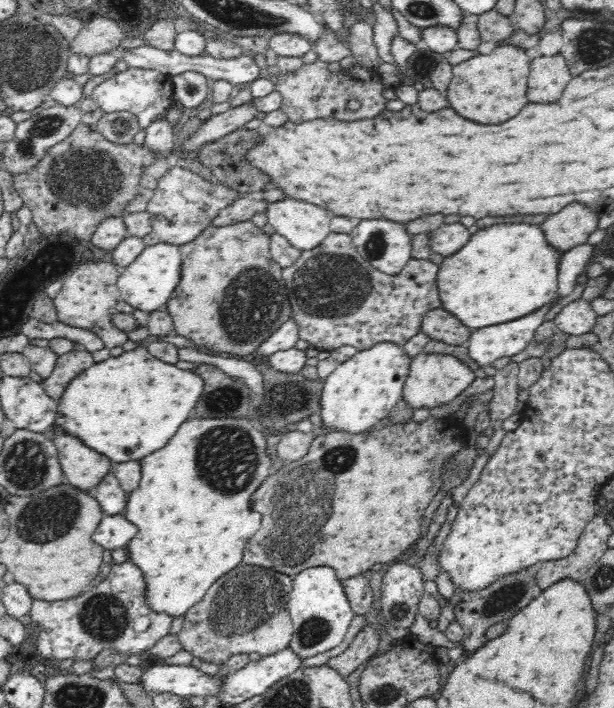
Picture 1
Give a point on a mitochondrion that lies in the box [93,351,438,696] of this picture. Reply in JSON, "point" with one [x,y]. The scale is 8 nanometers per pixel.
{"point":[301,505]}

